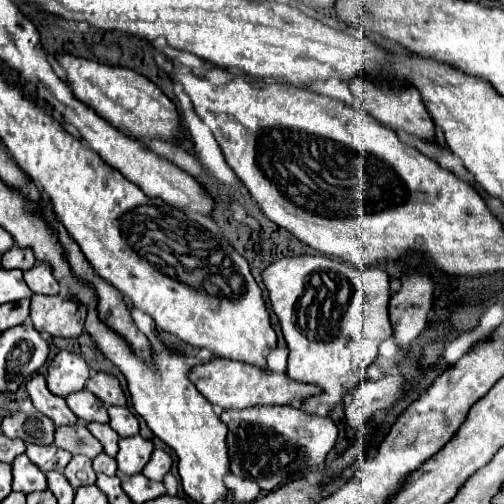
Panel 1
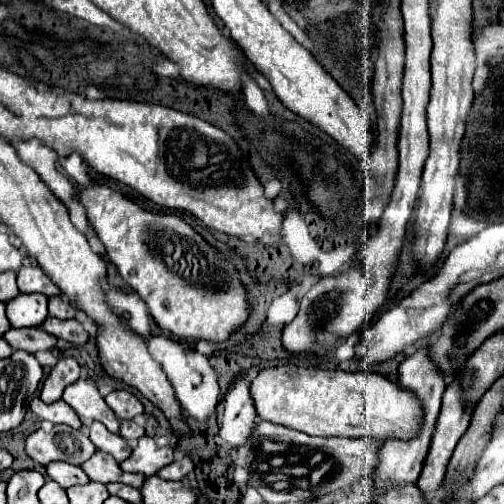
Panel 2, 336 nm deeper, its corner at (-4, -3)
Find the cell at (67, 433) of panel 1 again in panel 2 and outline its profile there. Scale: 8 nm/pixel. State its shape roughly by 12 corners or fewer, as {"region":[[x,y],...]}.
{"region":[[98,451],[82,469],[92,481],[142,489],[146,475],[122,471],[114,457]]}

